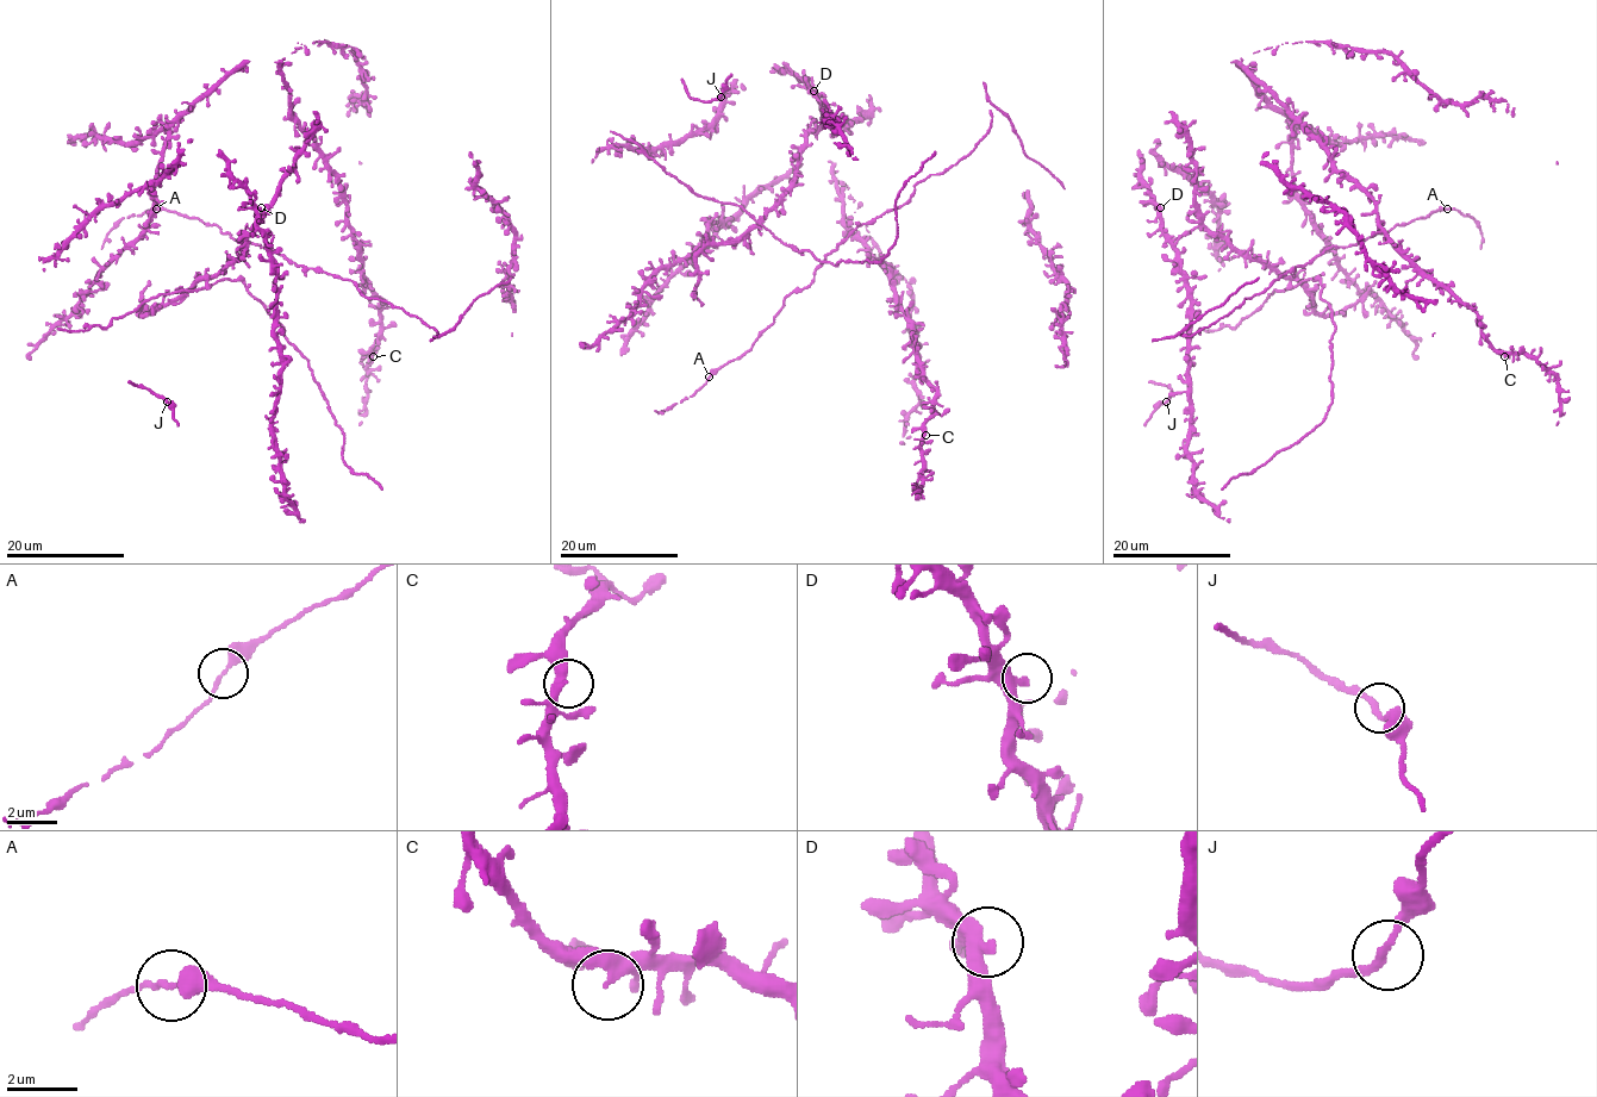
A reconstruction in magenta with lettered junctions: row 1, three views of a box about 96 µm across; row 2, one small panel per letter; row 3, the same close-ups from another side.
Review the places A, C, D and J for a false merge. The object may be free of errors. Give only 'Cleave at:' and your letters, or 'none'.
Cleave at: none

